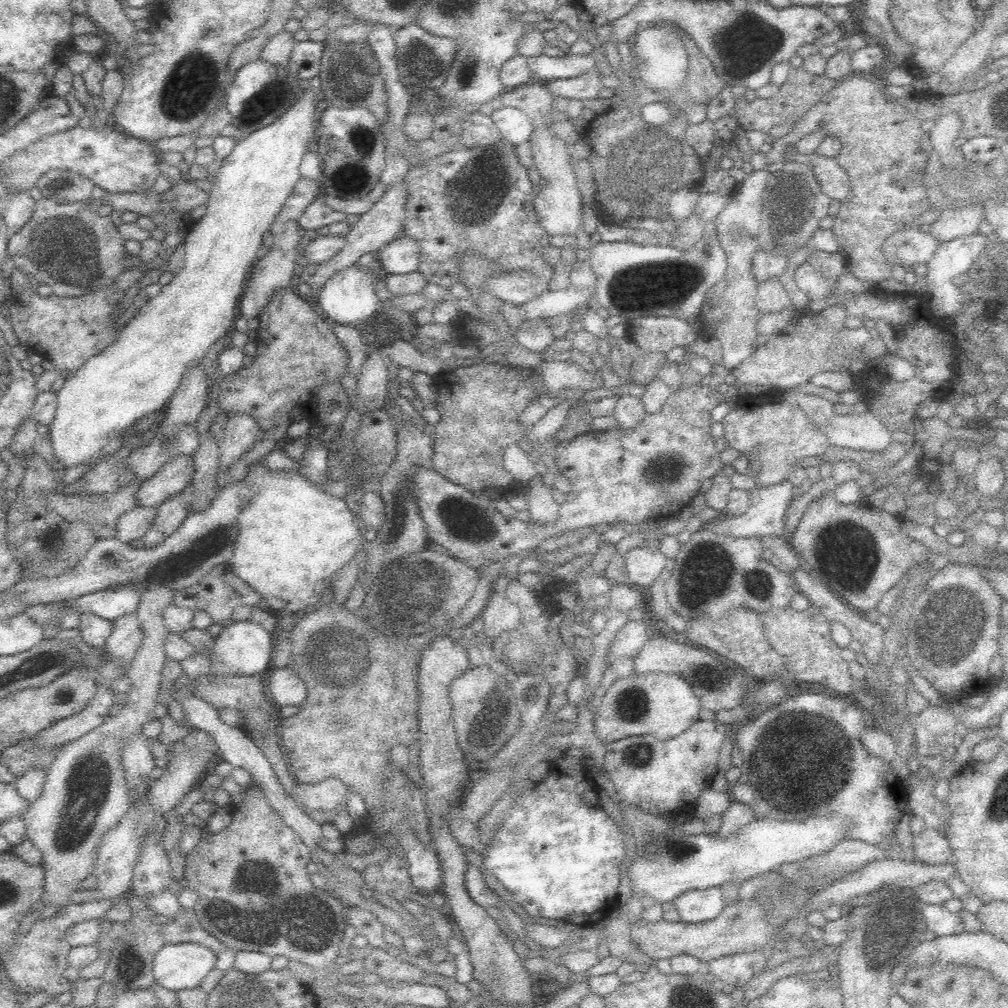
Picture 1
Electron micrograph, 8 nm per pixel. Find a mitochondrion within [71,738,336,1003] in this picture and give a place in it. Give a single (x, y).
(302, 919)

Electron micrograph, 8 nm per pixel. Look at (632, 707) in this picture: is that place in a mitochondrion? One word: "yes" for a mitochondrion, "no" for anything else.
yes

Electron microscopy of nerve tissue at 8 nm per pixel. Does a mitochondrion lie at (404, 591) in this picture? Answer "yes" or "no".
yes

